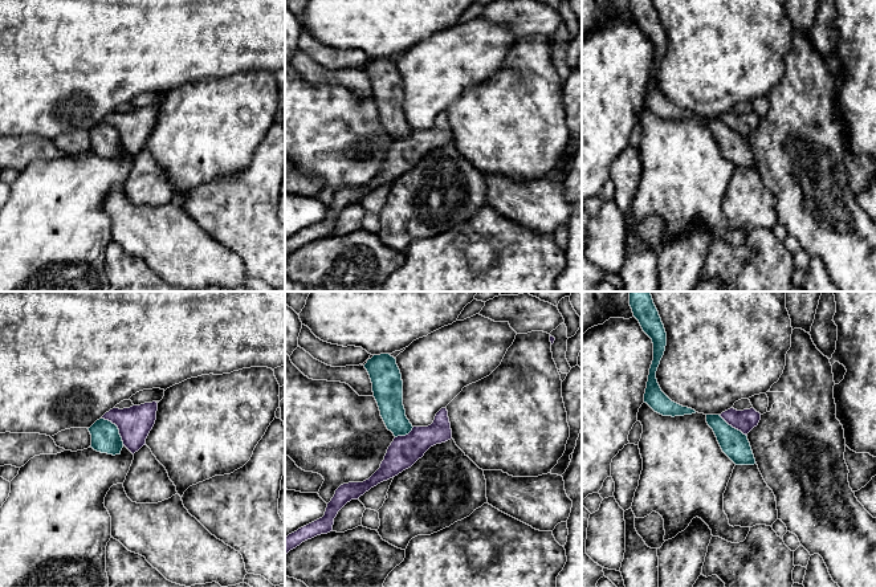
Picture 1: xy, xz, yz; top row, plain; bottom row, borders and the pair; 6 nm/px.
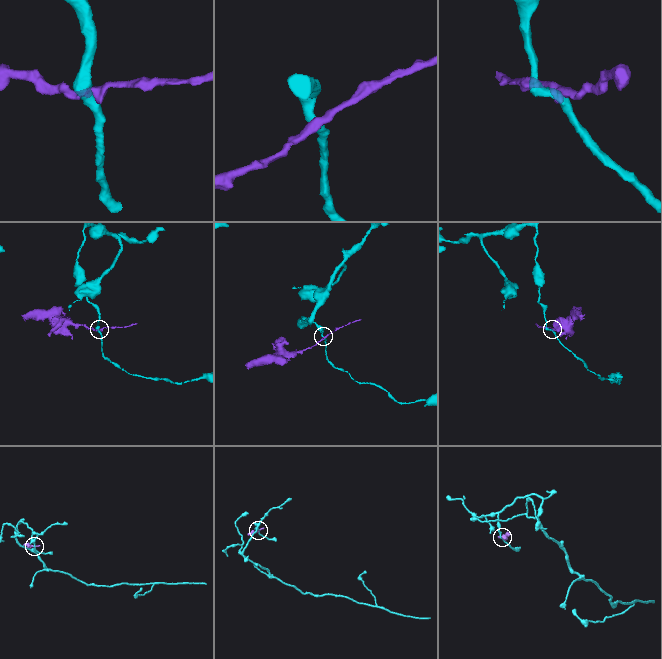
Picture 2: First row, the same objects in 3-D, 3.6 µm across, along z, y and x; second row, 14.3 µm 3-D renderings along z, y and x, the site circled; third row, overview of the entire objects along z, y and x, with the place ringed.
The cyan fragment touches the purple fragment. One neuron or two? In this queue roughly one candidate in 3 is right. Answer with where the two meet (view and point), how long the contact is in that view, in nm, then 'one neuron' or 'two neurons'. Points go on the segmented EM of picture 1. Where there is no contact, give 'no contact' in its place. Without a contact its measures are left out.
contact xy (117, 428); length 220 nm; two neurons

